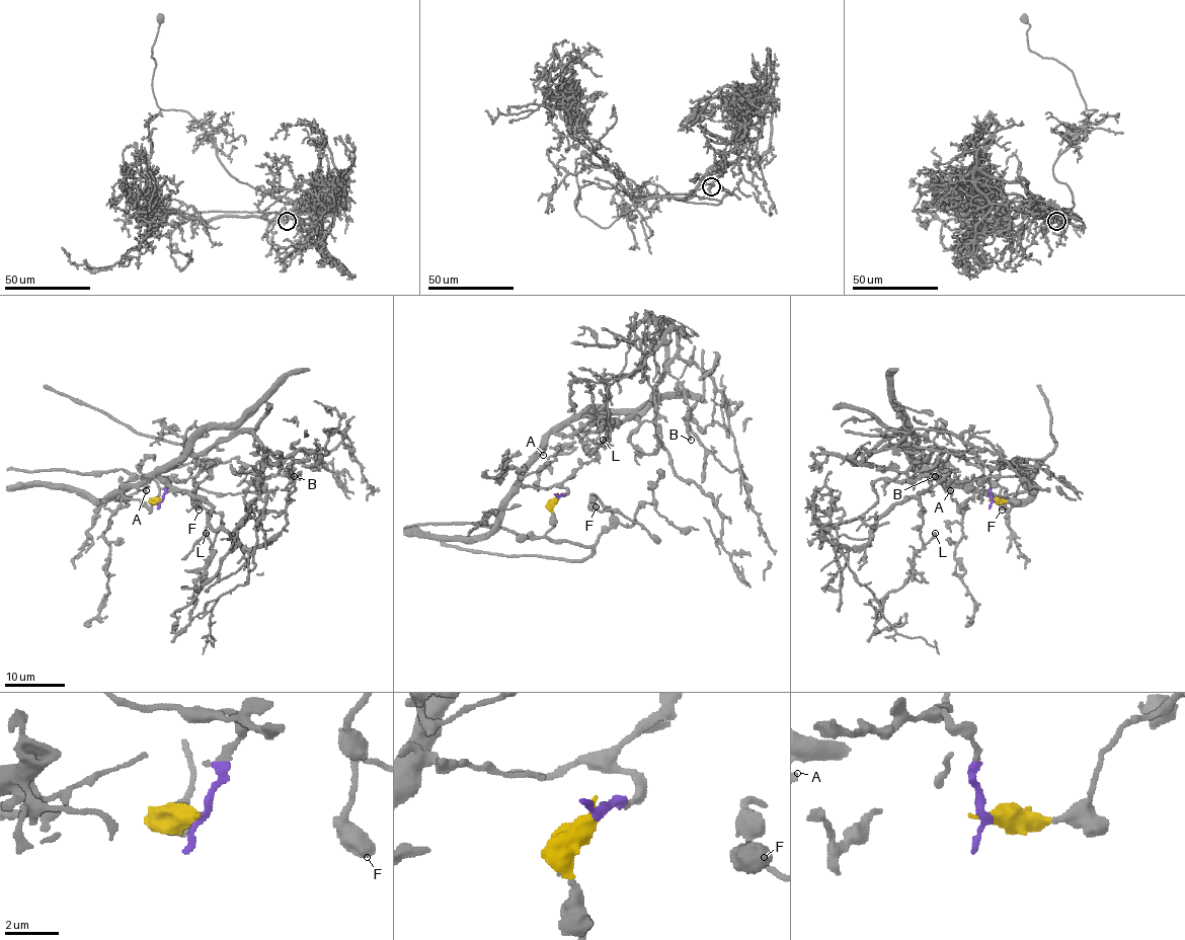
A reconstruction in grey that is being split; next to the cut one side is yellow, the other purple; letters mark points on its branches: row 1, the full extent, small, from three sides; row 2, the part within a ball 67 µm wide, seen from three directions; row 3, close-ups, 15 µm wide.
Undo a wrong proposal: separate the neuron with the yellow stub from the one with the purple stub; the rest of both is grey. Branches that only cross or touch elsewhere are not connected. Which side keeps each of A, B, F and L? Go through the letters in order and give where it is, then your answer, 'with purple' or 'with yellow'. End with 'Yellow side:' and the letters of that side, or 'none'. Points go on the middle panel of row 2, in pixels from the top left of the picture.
A: at (543, 455); with purple
B: at (691, 440); with purple
F: at (596, 506); with yellow
L: at (603, 440); with purple
Yellow side: F

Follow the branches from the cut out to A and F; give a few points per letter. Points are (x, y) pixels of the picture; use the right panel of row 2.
A: (993, 500), (988, 482), (981, 476), (961, 481), (949, 452), (940, 447), (920, 467), (946, 491), (950, 490)
F: (993, 500), (1009, 500), (1041, 464), (1039, 460), (1008, 461), (991, 472), (990, 478), (999, 485), (1002, 510)

